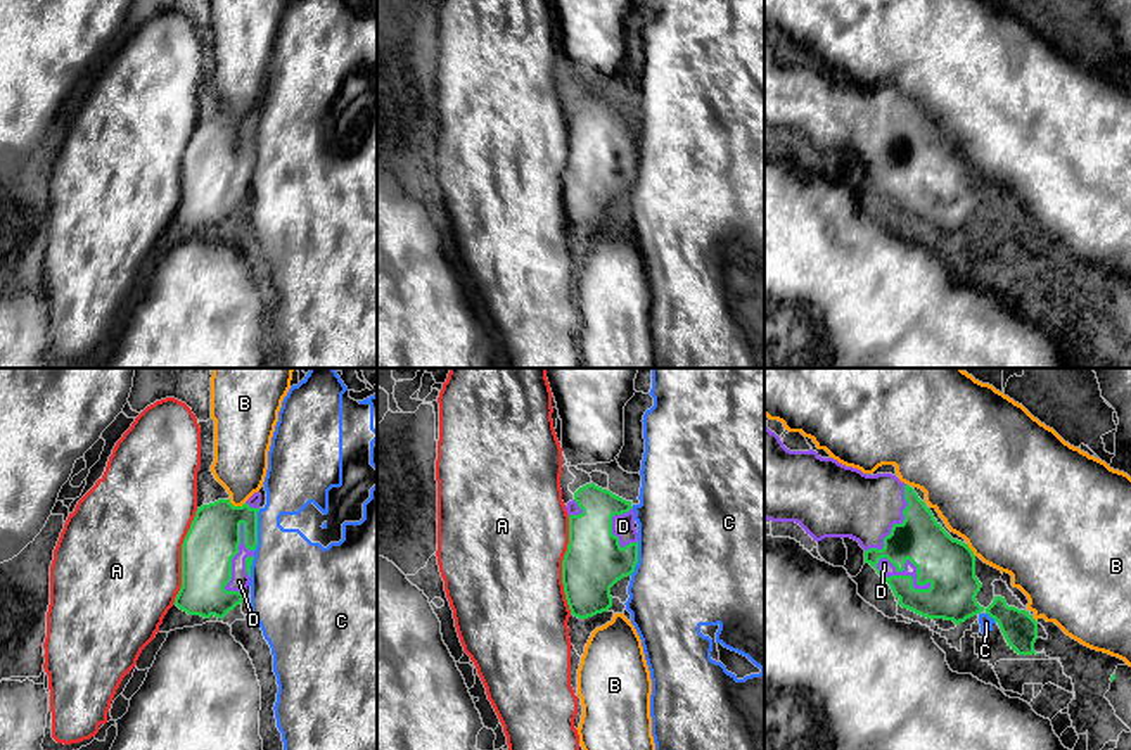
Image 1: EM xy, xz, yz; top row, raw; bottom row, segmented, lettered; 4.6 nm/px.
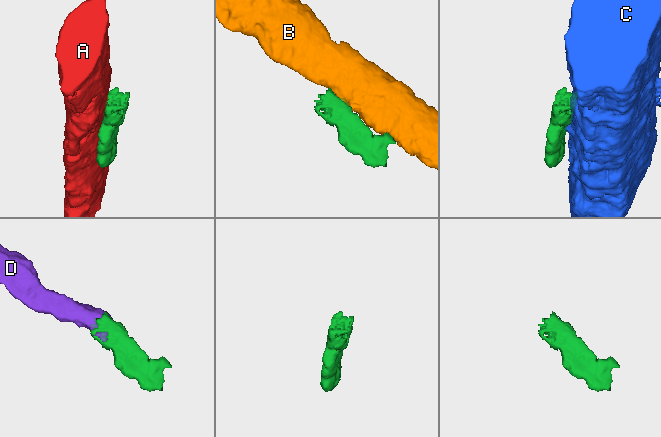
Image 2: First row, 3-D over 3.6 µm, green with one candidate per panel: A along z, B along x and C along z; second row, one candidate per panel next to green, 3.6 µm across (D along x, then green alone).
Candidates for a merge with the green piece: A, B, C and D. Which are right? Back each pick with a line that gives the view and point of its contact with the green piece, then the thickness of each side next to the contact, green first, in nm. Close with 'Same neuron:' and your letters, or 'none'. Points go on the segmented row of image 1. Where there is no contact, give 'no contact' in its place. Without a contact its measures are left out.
D: meets green in yz at (903, 576); 240 nm thick on the green side, 60 nm on the other
Same neuron: D

